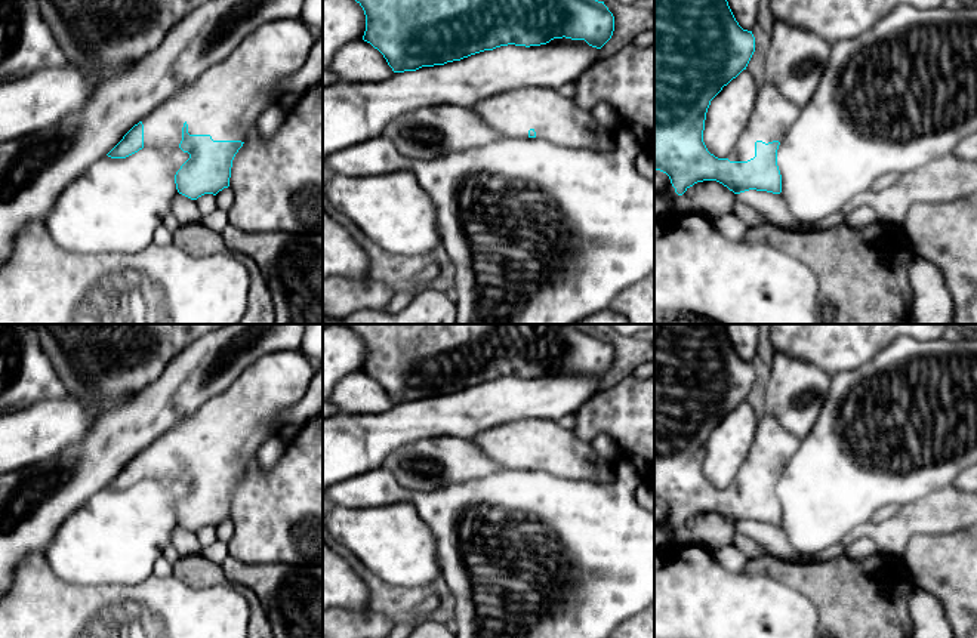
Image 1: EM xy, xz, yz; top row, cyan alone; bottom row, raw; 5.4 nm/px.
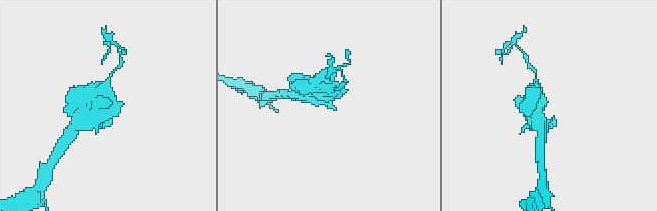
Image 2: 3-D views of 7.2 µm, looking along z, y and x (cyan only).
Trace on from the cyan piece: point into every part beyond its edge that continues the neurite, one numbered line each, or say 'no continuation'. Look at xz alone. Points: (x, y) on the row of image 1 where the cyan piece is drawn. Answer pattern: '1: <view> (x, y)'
1: xz (555, 119)

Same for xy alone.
1: xy (225, 101)

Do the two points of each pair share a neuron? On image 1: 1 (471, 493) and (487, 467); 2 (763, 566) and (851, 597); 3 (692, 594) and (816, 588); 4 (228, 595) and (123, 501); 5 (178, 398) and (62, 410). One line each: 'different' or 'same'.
1: different
2: same
3: different
4: different
5: different

